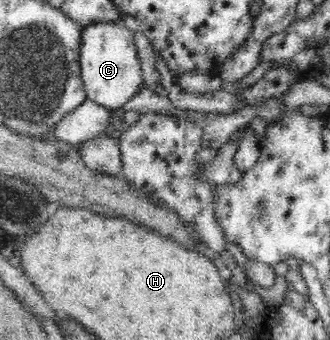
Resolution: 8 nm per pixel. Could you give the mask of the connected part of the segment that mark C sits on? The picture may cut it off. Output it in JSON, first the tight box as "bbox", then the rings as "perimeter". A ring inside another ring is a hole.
{"bbox":[79,22,144,110],"perimeter":[[[97,22],[82,28],[79,63],[87,100],[108,110],[117,110],[123,109],[126,102],[138,94],[144,81],[134,34],[120,22]]]}

